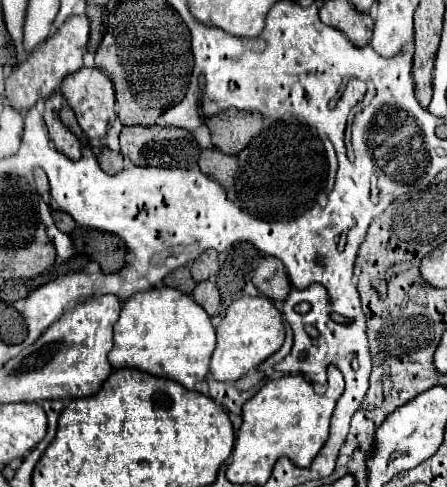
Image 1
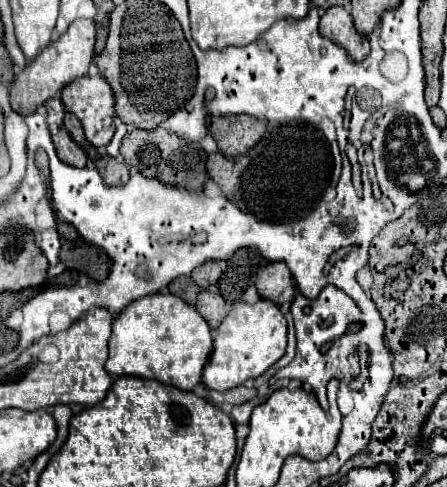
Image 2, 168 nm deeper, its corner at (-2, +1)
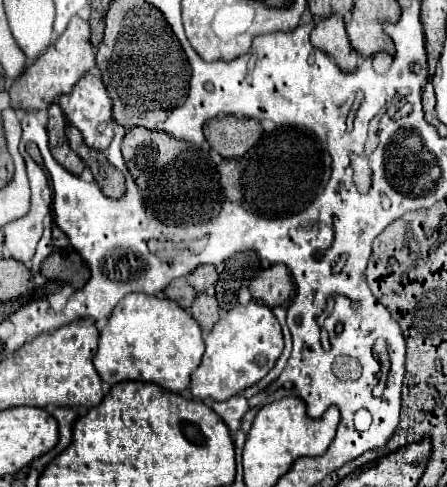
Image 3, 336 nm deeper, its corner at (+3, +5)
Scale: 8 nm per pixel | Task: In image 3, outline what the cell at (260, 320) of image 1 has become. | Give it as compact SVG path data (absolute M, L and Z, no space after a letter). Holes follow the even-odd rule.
M254 300L246 306L234 306L232 310L228 310L226 318L214 324L212 332L206 338L202 362L192 374L192 396L200 400L204 400L206 396L214 400L226 400L240 390L246 390L274 368L278 356L282 354L282 348L284 340L280 324L268 306Z

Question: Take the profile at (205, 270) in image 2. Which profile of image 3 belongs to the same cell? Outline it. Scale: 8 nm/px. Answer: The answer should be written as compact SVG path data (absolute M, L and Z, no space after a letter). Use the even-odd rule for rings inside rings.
M204 264L204 266L198 266L190 276L188 276L188 282L194 286L196 292L204 292L206 288L210 288L214 282L218 280L218 272L212 264Z

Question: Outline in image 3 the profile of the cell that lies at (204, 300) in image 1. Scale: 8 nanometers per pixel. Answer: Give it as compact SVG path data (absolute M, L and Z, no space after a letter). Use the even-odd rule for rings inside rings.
M198 294L192 304L192 316L200 324L202 332L208 334L220 316L220 308L218 308L216 298L208 296L208 294Z

